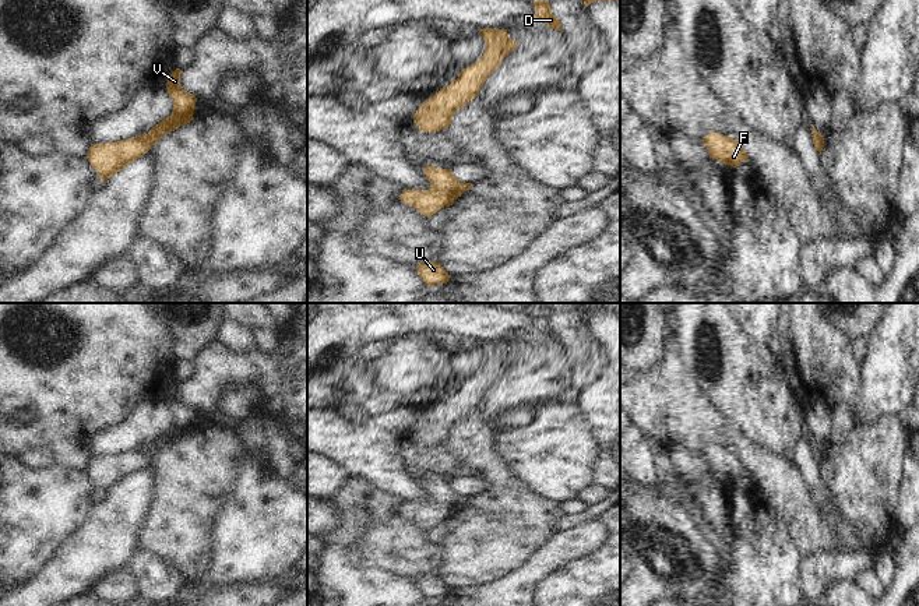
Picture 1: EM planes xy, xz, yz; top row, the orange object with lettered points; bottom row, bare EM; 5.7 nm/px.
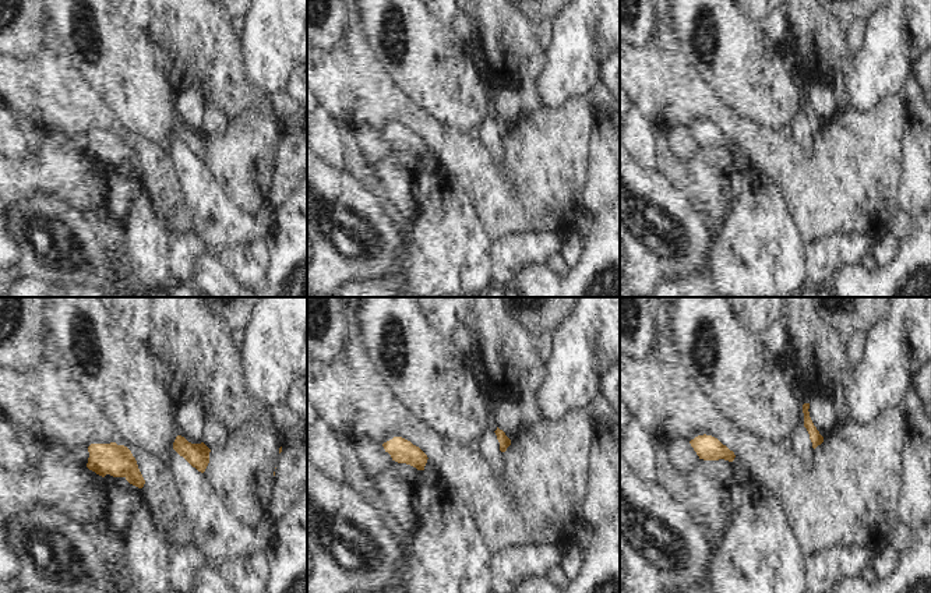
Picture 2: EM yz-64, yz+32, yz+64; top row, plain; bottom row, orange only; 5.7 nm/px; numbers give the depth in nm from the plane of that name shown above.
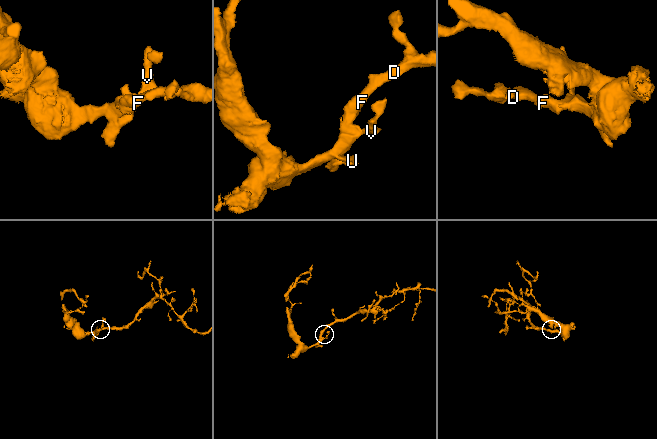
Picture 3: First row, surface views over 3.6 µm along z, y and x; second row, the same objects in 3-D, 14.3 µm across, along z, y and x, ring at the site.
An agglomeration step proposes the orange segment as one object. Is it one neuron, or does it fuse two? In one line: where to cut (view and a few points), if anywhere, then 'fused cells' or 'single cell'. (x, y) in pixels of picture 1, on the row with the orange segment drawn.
cut none; single cell

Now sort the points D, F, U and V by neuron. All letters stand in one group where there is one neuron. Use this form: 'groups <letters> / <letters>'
groups D F U V

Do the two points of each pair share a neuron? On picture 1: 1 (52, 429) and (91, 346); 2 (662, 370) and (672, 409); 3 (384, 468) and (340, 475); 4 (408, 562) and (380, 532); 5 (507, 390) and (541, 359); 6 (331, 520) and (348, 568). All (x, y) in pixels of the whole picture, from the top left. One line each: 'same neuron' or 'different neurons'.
1: same neuron
2: same neuron
3: different neurons
4: same neuron
5: same neuron
6: different neurons

